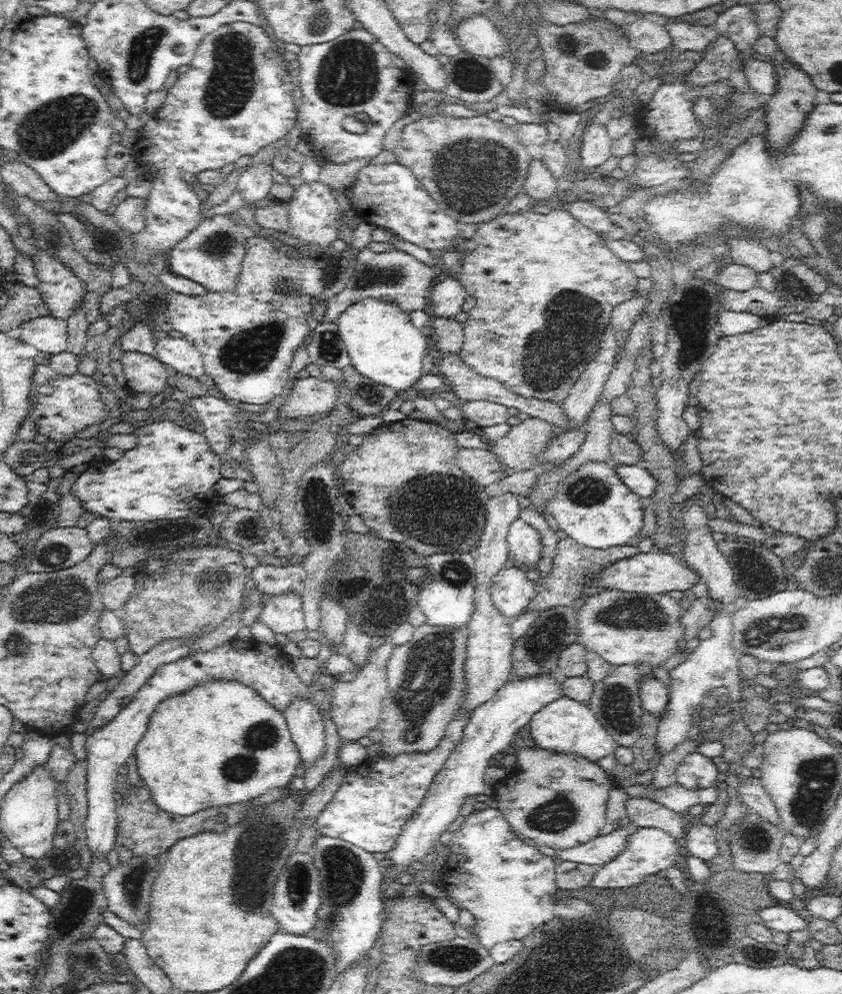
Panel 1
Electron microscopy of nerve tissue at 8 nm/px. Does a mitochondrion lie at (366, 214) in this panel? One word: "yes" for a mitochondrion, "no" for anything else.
no

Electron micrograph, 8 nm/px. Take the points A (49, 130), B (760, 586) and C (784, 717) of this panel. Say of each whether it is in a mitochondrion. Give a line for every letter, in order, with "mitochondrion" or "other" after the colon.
A: mitochondrion
B: mitochondrion
C: other

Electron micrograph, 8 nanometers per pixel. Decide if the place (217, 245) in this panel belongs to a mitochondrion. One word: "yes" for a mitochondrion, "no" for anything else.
yes

